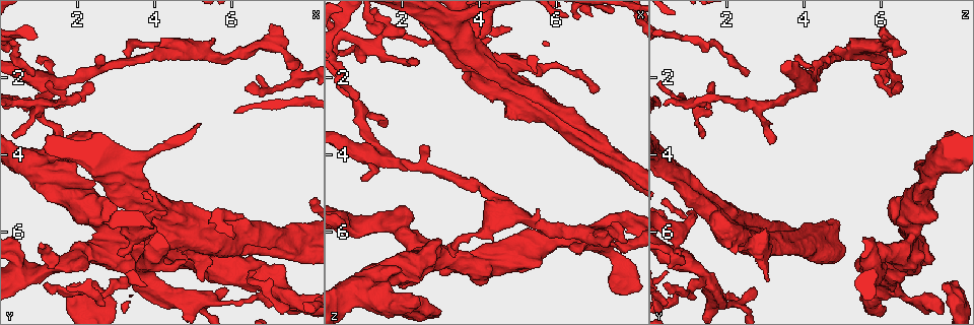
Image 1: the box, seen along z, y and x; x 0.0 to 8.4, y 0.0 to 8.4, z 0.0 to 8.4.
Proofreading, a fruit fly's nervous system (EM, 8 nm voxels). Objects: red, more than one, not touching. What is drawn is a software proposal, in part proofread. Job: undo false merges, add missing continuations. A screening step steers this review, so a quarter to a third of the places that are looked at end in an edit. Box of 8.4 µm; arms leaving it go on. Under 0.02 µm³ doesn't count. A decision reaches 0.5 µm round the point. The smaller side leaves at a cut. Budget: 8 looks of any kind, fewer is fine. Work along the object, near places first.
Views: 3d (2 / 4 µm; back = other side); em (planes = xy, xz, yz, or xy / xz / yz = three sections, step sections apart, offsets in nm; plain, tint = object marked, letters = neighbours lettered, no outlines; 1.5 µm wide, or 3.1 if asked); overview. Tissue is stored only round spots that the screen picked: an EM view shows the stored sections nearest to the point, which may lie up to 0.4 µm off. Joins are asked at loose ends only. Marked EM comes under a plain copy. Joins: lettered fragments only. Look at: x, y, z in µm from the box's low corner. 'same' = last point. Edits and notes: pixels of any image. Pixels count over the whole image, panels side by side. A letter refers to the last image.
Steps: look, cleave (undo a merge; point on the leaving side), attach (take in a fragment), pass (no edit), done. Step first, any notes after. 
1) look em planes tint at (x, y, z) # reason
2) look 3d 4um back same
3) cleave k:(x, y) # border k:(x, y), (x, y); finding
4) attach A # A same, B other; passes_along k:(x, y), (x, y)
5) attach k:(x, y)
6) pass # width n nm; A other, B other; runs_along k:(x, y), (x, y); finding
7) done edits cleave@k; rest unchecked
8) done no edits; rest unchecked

look em planes letters at (0.80, 1.90, 2.60)

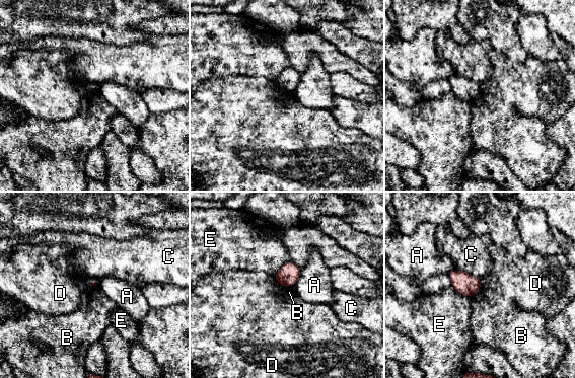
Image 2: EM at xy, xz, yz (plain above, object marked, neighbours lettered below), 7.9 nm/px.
pass # A other, B other, C other, D other, E other; border 2:(483, 284), (471, 297); none of them fits

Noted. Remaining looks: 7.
look em yz step 4 letters at (2.65, 1.40, 3.80) # branch stops here

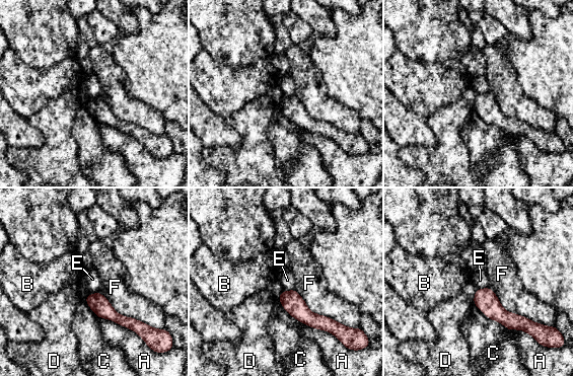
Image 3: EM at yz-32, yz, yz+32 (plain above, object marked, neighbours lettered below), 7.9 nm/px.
pass # A other, B other, C other, D other, E other, F other; runs_along 3:(478, 291), (504, 317), (526, 323); no lettered fragment goes on from it

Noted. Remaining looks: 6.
look 3d 4um at (0.90, 4.15, 7.50) # abrupt turn

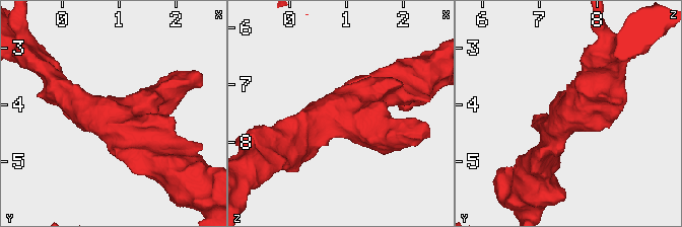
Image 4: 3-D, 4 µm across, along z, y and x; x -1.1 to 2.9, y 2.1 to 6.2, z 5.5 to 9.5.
look em planes letters at (0.95, 4.20, 7.55) # arms 3; arm_widths 400, 440, 480 nm; shape alone is not enough

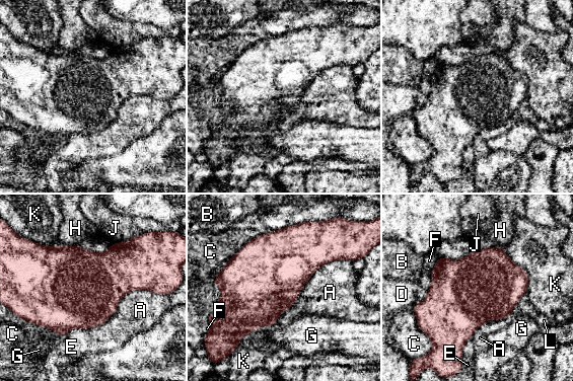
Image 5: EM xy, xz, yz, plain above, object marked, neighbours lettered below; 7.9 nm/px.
pass # width 550 nm; A other, B other, C other, D other, E other, F other, G other, H other, J other, K other, L other; border 5:(159, 293), (131, 290), (85, 329); all the same neuron

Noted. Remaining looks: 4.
done no edits; rest unchecked

